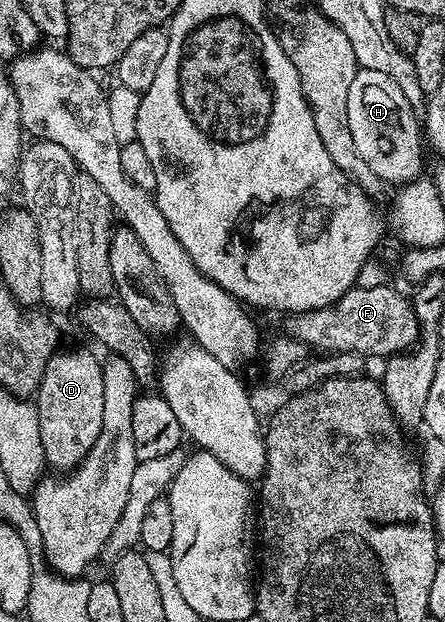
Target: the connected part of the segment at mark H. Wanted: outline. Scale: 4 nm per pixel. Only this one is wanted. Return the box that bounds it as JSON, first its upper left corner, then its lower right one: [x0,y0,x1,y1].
[349,69,425,187]

